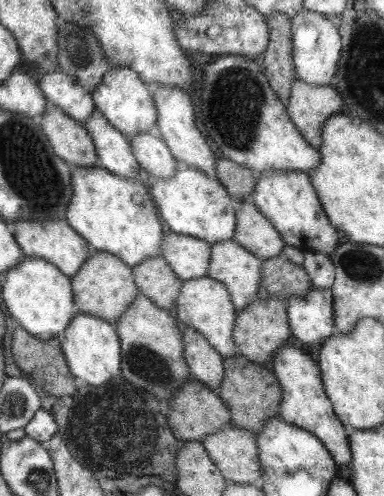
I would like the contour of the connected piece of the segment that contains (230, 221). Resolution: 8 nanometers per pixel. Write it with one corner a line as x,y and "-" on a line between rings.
179,163
171,177
159,179
149,176
148,181
151,186
149,192
160,209
167,231
197,237
210,245
233,238
236,232
236,202
217,178
201,169

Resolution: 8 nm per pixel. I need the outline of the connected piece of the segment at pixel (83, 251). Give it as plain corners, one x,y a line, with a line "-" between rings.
65,218
43,222
33,219
17,219
10,227
13,229
17,244
25,252
26,257
37,257
49,261
69,278
77,274
81,266
84,266
85,259
97,251
91,248
84,237
67,224

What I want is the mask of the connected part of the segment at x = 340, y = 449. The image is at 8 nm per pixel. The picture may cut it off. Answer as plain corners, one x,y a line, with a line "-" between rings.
293,346
281,348
268,363
268,367
283,390
278,417
287,424
305,429
318,437
324,443
325,448
332,453
339,470
343,470
346,474
347,468
352,464
352,452
349,452
347,448
343,426
339,424
340,419
333,413
331,401
328,399
328,394
325,393
324,380
321,380
318,364
311,356
303,354
301,350

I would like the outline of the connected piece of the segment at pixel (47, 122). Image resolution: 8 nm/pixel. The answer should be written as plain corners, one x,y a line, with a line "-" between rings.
53,104
39,119
49,145
61,160
73,167
97,166
96,149
83,123
73,120

